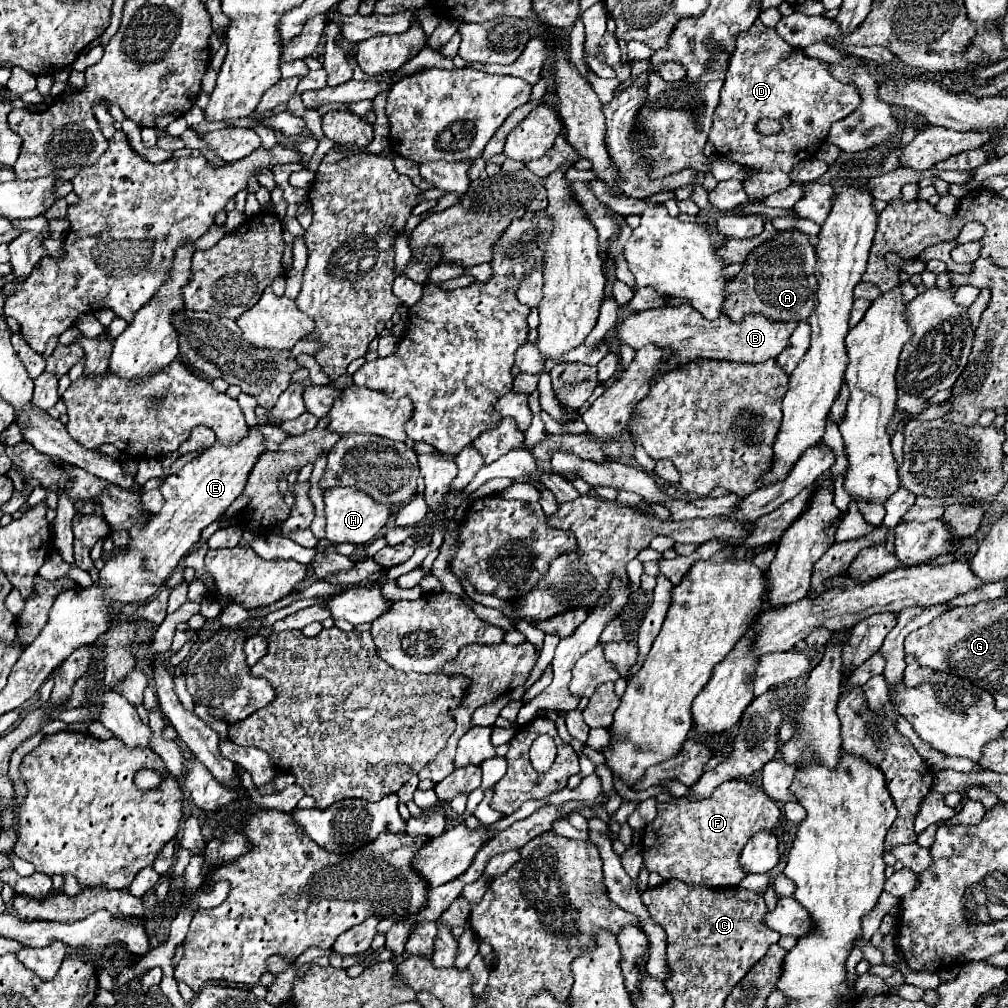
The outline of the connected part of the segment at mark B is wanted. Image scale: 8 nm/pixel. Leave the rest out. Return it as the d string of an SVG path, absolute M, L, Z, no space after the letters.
M682 304L676 308L664 306L628 316L624 324L616 330L616 342L624 342L634 350L640 350L646 344L670 346L674 350L670 362L676 364L686 364L698 358L758 364L774 360L780 352L784 352L790 346L790 334L796 326L798 322L776 322L762 314L746 314L740 322L732 322L726 314L718 316L716 320L708 320L690 304Z

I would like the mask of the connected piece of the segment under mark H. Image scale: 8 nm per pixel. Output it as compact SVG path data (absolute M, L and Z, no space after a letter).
M334 488L324 492L326 504L326 540L336 542L352 542L352 544L368 544L382 530L392 514L392 506L376 504L366 492L354 488Z

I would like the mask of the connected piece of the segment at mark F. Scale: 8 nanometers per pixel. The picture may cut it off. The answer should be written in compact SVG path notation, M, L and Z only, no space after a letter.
M746 780L720 784L708 798L672 798L656 806L656 818L642 830L642 856L646 872L656 872L664 880L678 878L692 886L738 886L746 872L740 868L742 846L758 832L778 826L780 808L762 788Z

